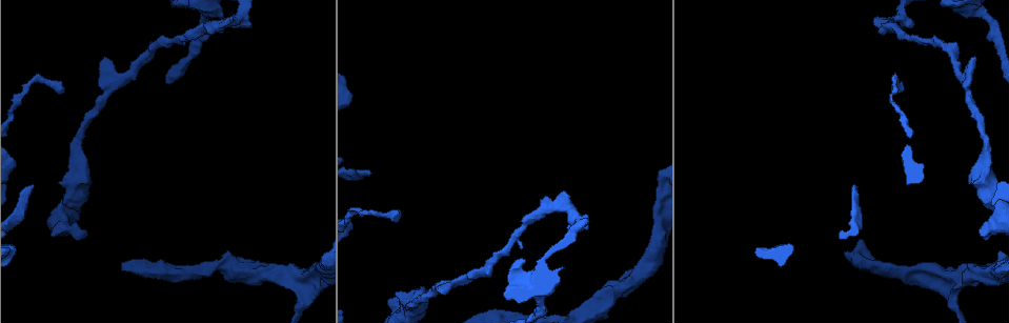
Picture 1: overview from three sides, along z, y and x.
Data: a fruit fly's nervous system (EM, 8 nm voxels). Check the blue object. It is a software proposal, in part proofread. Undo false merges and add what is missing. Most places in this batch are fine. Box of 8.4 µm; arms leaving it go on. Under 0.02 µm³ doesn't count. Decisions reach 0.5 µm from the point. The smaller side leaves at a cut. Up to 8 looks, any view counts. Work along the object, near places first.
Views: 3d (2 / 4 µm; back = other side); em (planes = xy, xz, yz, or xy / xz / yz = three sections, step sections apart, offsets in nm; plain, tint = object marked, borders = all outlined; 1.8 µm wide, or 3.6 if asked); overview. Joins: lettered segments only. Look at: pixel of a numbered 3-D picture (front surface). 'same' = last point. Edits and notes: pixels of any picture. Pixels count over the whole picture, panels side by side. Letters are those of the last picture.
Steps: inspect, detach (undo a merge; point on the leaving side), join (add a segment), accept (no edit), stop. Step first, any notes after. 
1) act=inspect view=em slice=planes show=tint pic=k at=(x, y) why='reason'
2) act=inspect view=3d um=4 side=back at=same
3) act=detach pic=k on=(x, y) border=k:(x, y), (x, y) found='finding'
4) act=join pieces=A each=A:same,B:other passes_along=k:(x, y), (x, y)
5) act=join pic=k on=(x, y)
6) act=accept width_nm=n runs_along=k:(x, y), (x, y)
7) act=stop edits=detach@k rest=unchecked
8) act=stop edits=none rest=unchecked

act=inspect view=em slice=yz step=16 show=tint pic=1 at=(86, 233)

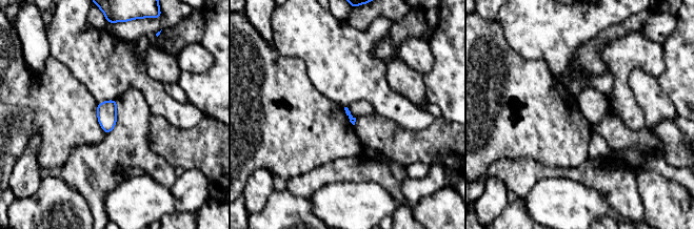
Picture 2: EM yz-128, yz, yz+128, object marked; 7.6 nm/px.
act=inspect view=em slice=planes show=borders at=same

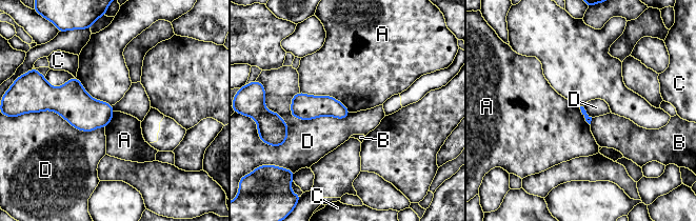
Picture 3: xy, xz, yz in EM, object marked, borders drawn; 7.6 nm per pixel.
act=accept longest_contact=D:460nm each=A:other,B:other,C:other,D:other border=3:(290, 102), (301, 119), (349, 112) found='none of them fits'

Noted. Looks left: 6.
act=inspect view=3d um=4 pic=1 at=(444, 294) why='branch stops here'

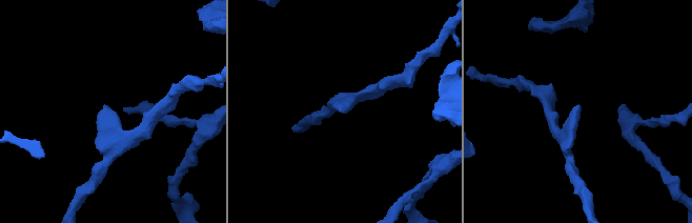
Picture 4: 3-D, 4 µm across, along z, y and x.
act=inspect view=em slice=planes show=tint pic=4 at=(342, 112) why='now the EM'

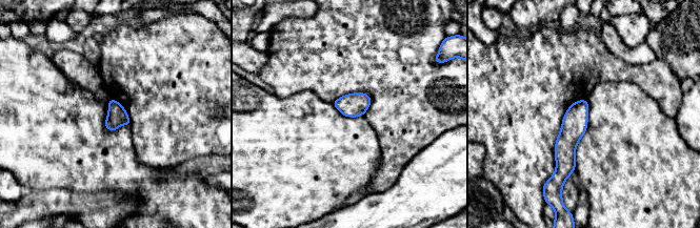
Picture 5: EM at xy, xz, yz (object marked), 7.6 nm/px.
act=inspect view=em slice=planes show=borders at=same why='see the neighbours'

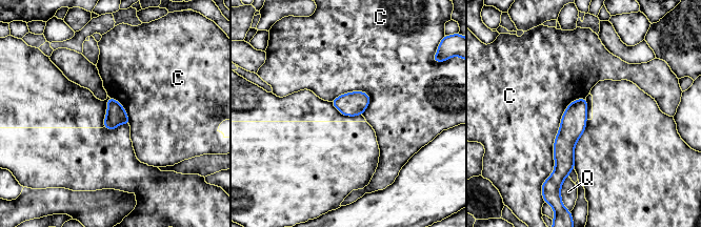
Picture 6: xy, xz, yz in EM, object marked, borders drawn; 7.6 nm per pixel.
act=accept each=C:other,Q:other found='no lettered segment goes on from it'

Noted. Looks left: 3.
act=inspect view=em slice=planes show=plain pic=1 at=(932, 38) why='a narrow waist'

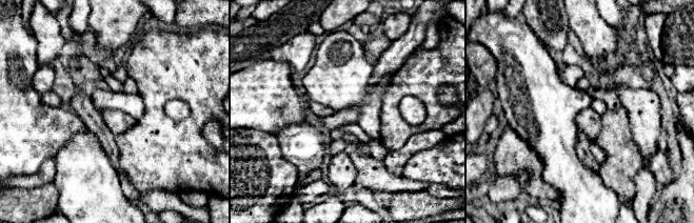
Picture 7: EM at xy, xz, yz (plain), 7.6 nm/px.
act=inspect view=em slice=planes show=borders at=same

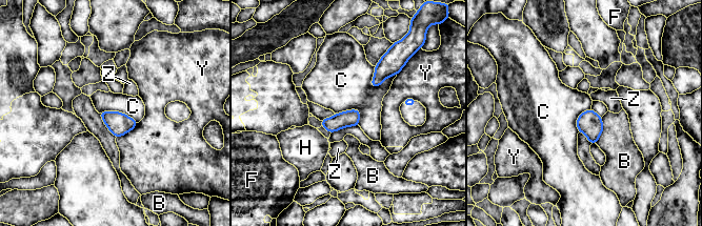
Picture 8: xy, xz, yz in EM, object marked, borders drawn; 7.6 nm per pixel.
act=accept width_nm=120 each=B:other,C:other,F:other,H:other,Y:other,Z:other border=8:(396, 74), (370, 86) found='all the same cell'

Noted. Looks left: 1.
act=stop edits=none rest=unchecked

